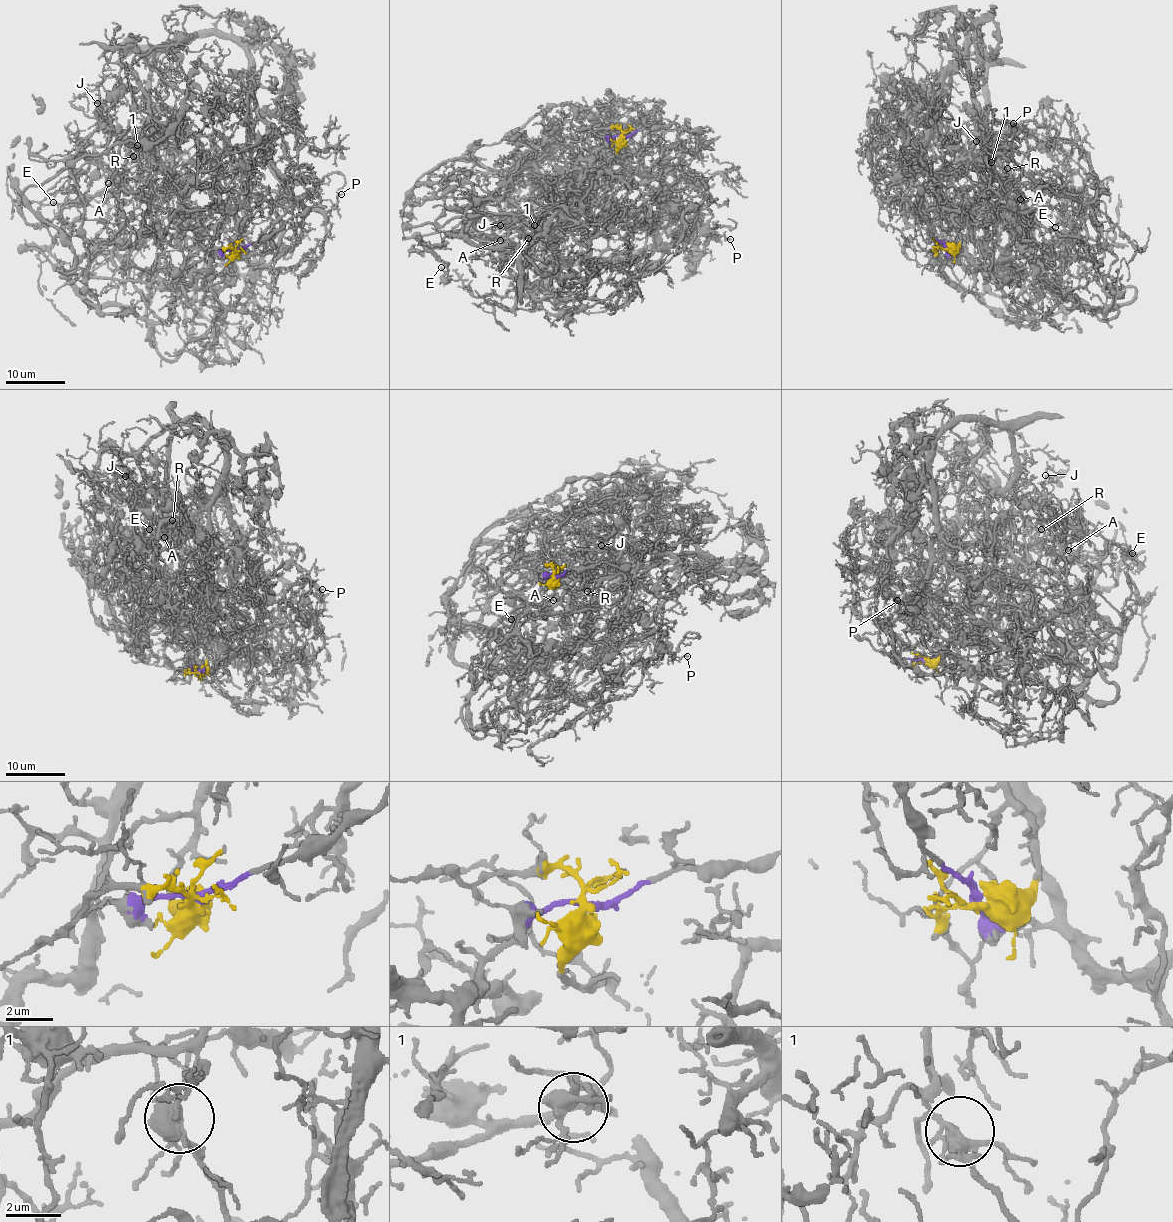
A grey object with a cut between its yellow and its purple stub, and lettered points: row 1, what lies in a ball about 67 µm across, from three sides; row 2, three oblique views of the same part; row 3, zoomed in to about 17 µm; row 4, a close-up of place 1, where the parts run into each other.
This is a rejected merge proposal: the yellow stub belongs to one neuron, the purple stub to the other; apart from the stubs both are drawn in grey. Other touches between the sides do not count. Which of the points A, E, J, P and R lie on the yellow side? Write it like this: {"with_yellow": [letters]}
{"with_yellow": ["A", "J", "P", "R"]}

